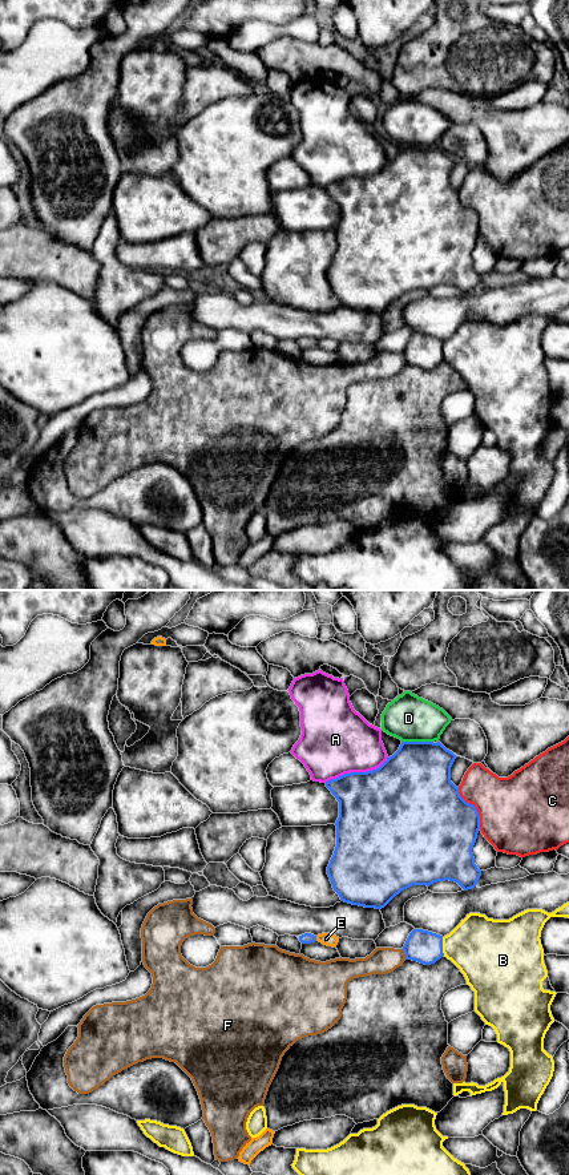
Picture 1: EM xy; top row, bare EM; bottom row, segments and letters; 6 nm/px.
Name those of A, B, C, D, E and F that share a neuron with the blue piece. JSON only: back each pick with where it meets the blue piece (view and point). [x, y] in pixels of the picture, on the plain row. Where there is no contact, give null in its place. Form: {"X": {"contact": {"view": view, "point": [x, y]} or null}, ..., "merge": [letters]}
{"merge": []}

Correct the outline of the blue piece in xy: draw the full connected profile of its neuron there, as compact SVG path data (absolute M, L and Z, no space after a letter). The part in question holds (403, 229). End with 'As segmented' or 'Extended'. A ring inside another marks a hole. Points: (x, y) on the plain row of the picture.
M401 146L399 154L376 174L367 177L350 177L336 183L326 186L326 191L339 206L339 222L336 230L336 251L334 259L327 271L327 279L332 288L334 295L339 299L340 304L352 310L364 312L384 312L396 299L412 290L429 291L437 286L455 286L464 295L476 291L481 275L475 268L472 253L476 247L480 234L480 219L473 209L467 207L459 198L459 191L451 186L451 171L456 163L456 160L447 154L440 146Z. As segmented

